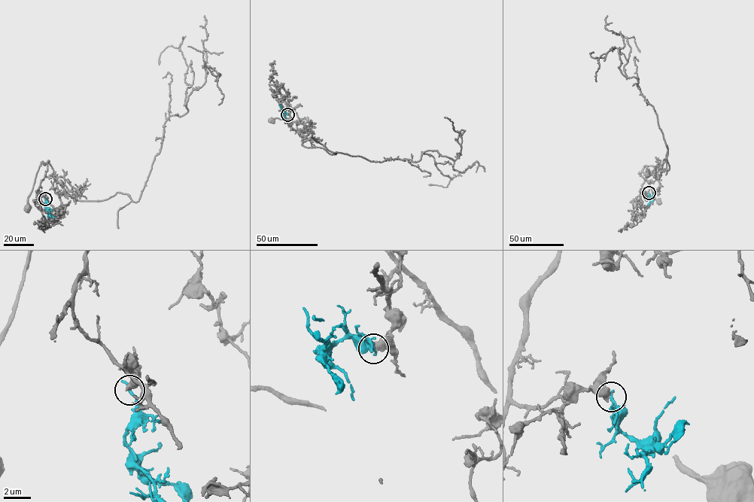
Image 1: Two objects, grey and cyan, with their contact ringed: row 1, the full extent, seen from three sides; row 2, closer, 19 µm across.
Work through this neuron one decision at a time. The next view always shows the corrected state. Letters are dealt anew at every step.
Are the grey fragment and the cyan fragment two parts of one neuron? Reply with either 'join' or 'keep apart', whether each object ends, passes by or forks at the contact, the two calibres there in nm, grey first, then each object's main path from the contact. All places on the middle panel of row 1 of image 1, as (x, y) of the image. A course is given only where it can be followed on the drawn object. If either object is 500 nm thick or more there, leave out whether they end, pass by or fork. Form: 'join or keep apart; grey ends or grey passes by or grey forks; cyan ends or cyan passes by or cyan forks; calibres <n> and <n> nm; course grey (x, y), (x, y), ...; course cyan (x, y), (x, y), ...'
keep apart; calibres 500 and 220 nm; course grey (287, 114), (290, 107), (300, 120), (308, 122), (307, 118), (289, 121), (277, 117), (271, 120); course cyan (287, 114), (282, 112), (280, 104)

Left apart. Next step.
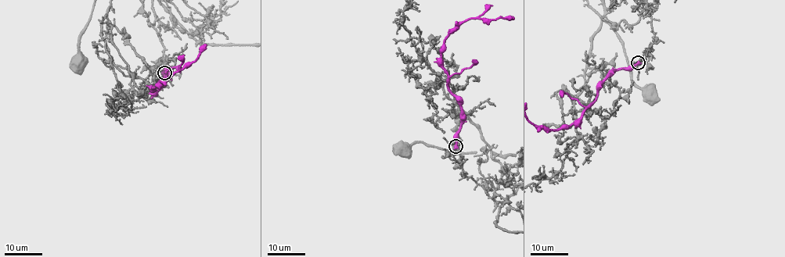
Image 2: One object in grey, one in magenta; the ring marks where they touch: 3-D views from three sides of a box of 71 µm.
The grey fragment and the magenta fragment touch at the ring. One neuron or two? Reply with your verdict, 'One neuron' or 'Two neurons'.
Two neurons

